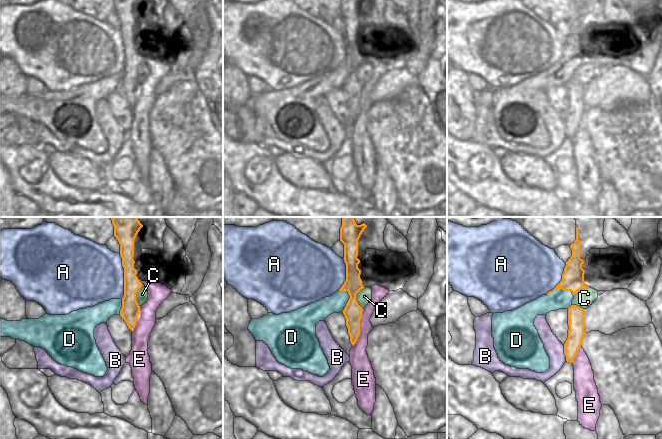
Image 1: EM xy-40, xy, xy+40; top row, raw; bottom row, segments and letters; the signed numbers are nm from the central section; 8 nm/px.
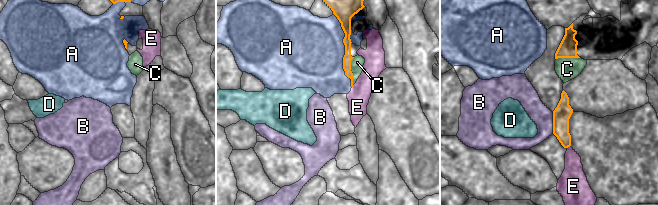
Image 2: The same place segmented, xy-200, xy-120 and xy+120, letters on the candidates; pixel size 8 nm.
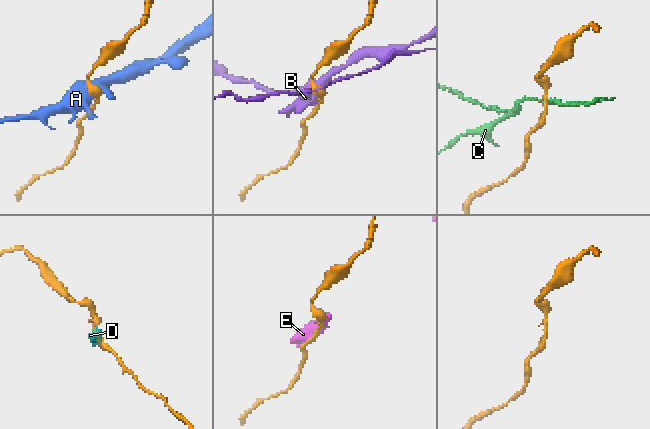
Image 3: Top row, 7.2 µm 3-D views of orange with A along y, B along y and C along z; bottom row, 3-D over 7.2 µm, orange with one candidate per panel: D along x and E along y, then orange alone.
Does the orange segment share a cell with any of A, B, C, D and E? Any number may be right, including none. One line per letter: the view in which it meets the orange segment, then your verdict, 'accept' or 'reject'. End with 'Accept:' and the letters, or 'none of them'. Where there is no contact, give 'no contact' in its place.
A: xy-40 | reject
B: xy+40 | reject
C: xy | reject
D: xy | reject
E: xy | reject
Accept: none of them

